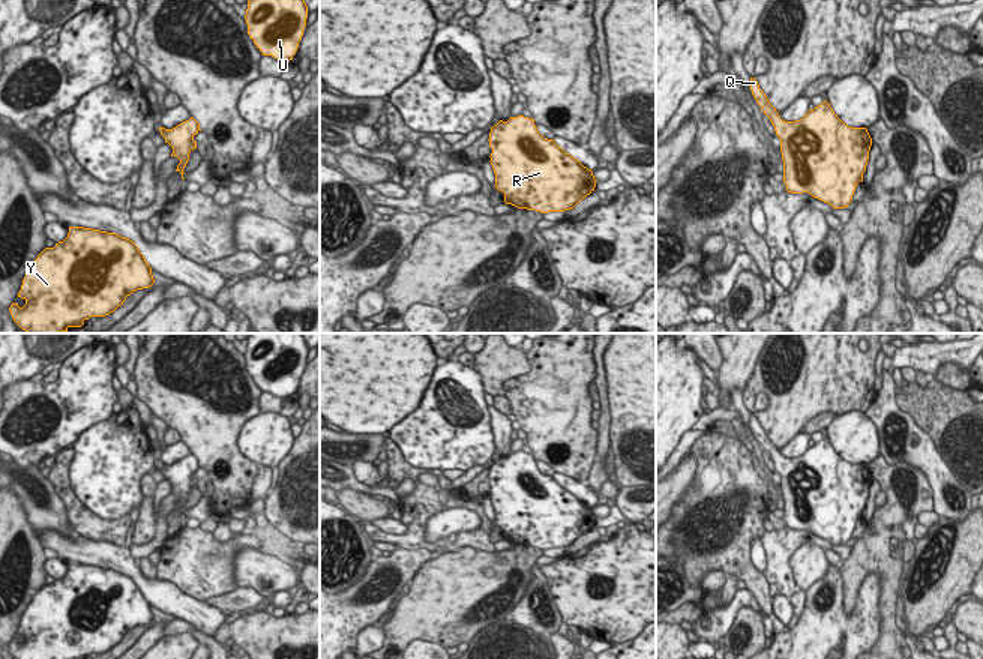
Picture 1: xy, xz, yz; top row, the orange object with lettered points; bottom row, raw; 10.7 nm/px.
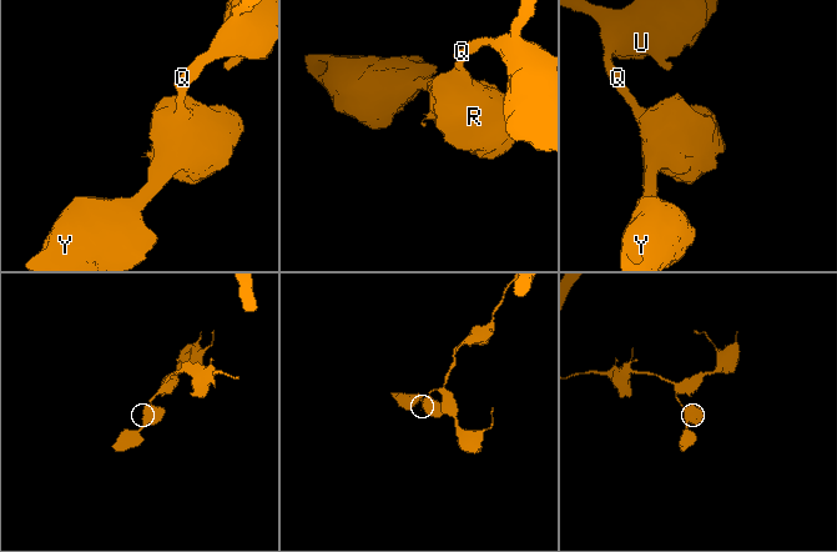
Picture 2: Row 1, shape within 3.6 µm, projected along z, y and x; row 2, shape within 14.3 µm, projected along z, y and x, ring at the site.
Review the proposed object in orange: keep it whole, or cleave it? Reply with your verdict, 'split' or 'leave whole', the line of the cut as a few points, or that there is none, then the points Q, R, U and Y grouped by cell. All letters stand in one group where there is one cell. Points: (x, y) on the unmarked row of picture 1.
leave whole; cut none; groups Q R U Y

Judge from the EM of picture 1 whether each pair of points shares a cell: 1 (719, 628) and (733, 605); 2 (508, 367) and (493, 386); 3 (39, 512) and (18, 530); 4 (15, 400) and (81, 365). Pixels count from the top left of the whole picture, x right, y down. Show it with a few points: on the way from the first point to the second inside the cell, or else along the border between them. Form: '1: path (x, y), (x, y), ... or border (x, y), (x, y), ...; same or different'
1: path (721, 622), (727, 611); same
2: path (503, 371), (494, 382); same
3: border (15, 491), (38, 536); different
4: path (32, 394), (54, 394), (66, 382); same

